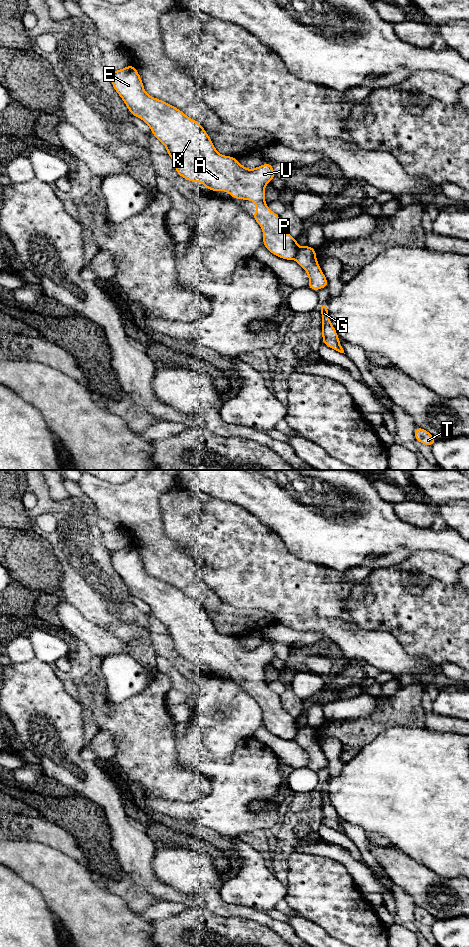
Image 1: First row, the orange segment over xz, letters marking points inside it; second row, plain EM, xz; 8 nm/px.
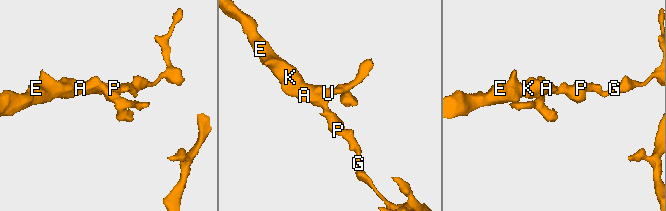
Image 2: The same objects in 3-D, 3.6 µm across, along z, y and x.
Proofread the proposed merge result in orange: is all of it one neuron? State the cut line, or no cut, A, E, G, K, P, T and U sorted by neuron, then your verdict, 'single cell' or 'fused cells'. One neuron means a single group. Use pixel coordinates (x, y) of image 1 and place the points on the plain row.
cut in xz along (299, 727), (293, 738); A E K P U / G T; fused cells

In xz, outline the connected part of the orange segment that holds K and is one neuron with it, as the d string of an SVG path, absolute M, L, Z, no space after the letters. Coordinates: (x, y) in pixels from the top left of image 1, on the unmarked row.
M133 545L111 552L111 563L122 578L129 592L143 600L151 613L166 627L172 638L175 650L189 662L201 662L209 671L225 671L232 678L254 681L256 693L251 695L263 711L264 727L284 740L295 738L299 726L296 718L286 712L280 702L280 695L271 691L265 683L265 666L276 657L271 643L254 649L247 649L232 636L219 634L204 607L188 597L180 589L146 573L142 559Z

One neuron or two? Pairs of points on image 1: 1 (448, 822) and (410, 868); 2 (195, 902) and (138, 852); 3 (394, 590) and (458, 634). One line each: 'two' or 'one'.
1: two
2: one
3: one

